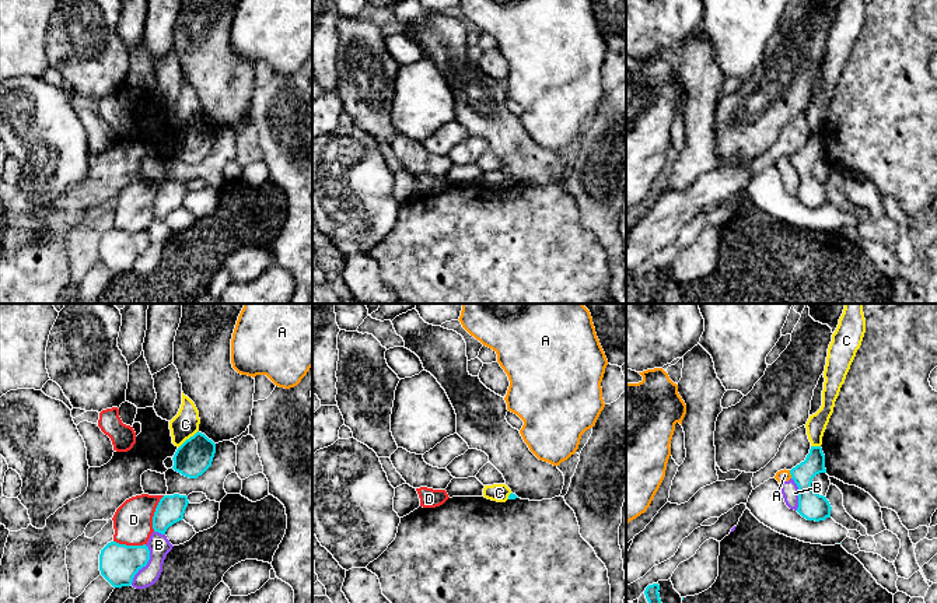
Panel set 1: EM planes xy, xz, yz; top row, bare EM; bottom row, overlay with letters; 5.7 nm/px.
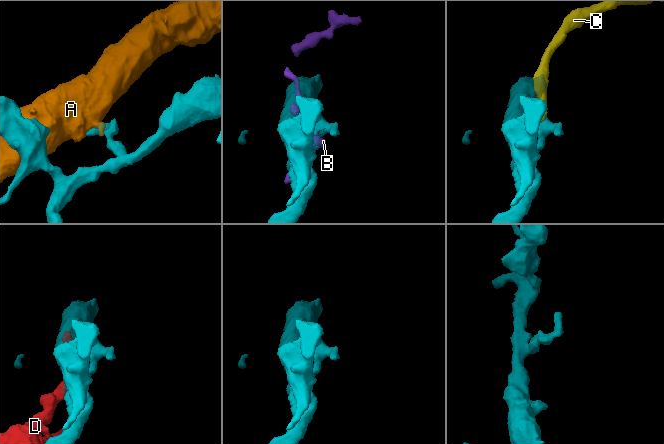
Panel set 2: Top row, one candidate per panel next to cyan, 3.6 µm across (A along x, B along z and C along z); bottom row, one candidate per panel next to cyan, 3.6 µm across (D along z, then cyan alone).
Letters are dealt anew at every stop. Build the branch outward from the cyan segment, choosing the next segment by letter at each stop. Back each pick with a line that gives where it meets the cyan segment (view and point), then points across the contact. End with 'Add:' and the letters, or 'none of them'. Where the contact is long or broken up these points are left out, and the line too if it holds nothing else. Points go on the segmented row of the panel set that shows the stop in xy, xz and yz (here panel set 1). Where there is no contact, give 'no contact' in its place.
Add: none of them

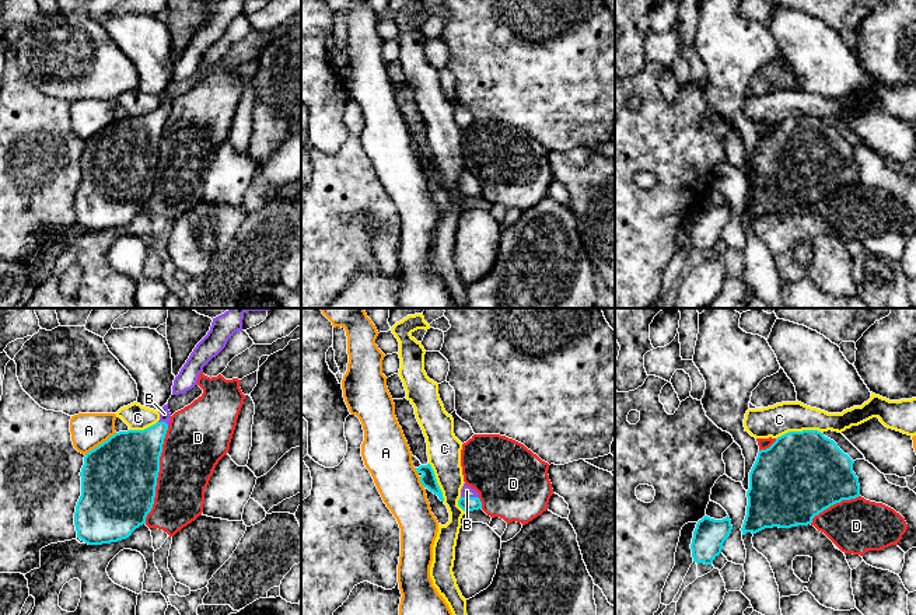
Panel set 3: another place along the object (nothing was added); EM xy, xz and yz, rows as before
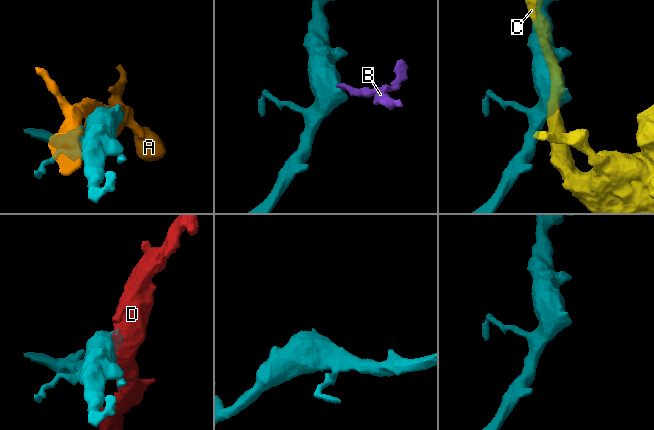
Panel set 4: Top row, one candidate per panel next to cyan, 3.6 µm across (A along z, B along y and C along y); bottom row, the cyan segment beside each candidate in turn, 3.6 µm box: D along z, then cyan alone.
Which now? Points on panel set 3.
B: contact xz (469, 498); way xz (465, 503), (469, 498), (467, 491)
Add: B

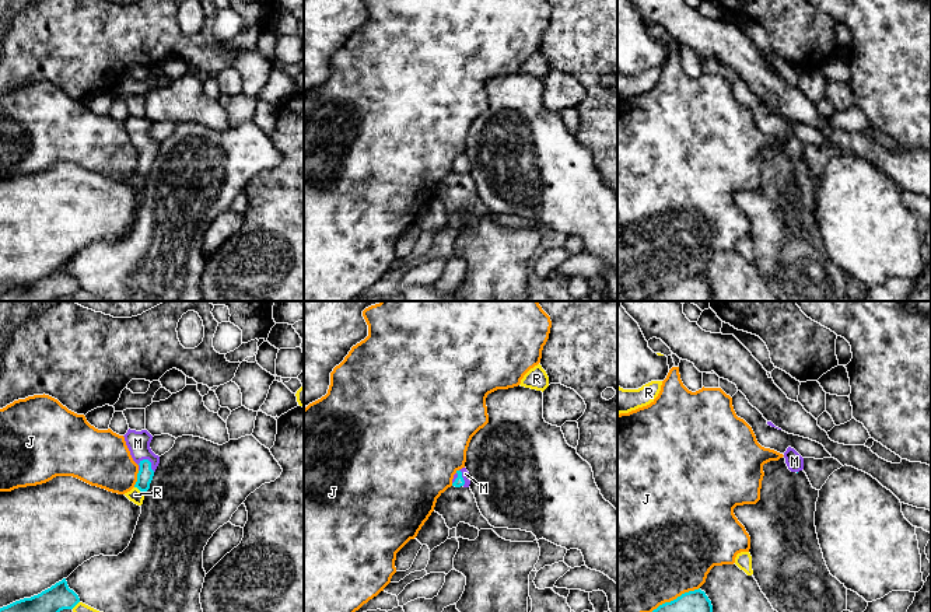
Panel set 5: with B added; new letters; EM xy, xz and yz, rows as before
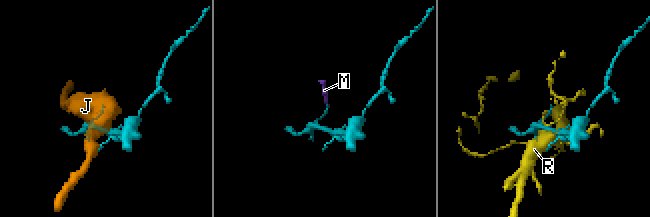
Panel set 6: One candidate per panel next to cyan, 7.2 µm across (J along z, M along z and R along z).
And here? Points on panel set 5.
M: contact xy (149, 461); way xy (144, 476), (149, 461), (142, 454), (137, 443)
Add: M

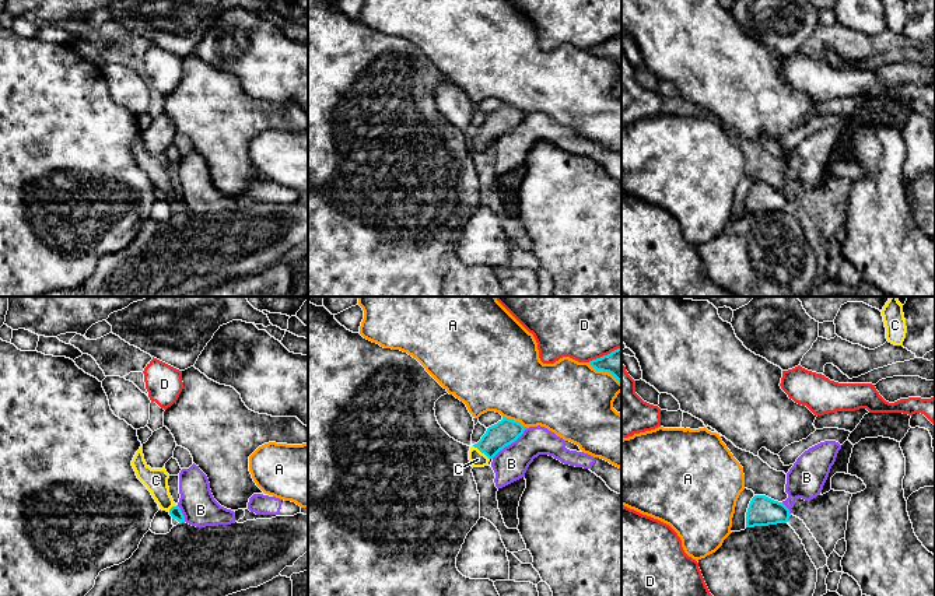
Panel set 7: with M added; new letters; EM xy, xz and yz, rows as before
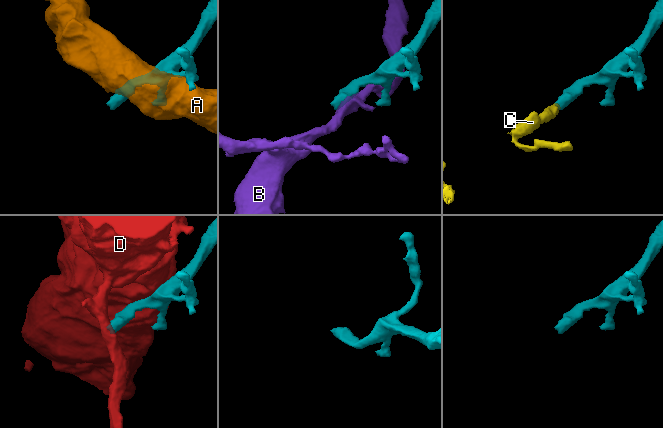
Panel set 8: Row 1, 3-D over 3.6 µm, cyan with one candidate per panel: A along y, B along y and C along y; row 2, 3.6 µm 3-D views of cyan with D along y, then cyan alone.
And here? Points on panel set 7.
C: contact xz (480, 451); way xz (504, 433), (480, 451), (477, 459)
Add: C

